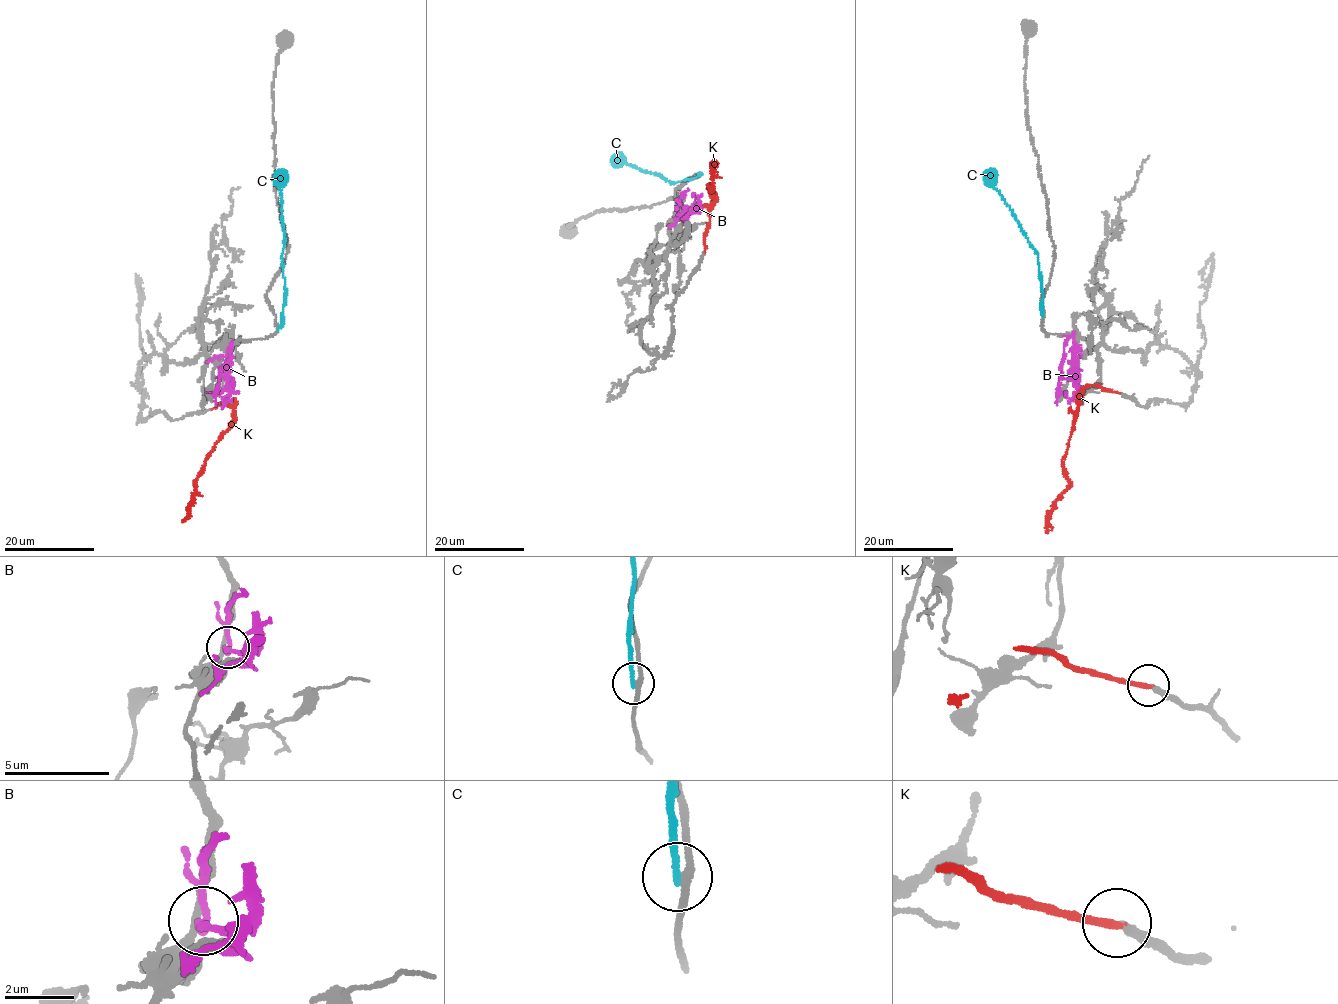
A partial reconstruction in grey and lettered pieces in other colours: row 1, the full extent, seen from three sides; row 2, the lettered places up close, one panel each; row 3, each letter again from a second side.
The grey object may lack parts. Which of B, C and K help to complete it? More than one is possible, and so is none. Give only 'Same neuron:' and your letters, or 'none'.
Same neuron: K

